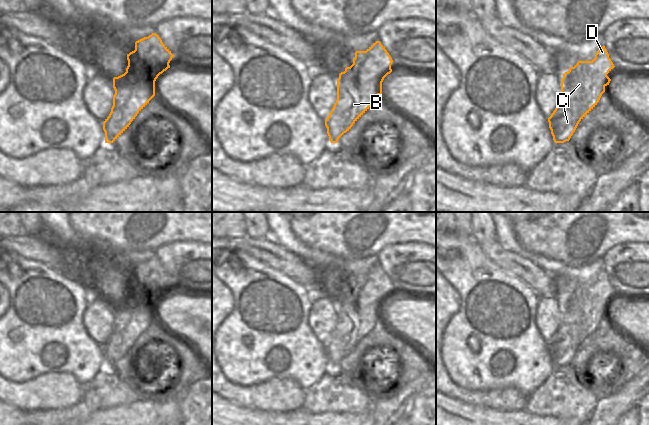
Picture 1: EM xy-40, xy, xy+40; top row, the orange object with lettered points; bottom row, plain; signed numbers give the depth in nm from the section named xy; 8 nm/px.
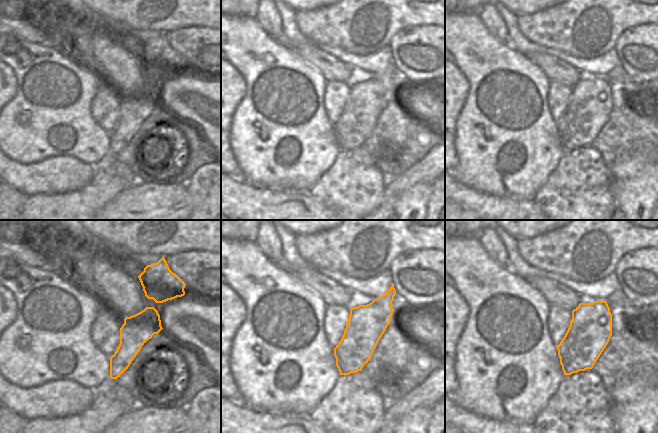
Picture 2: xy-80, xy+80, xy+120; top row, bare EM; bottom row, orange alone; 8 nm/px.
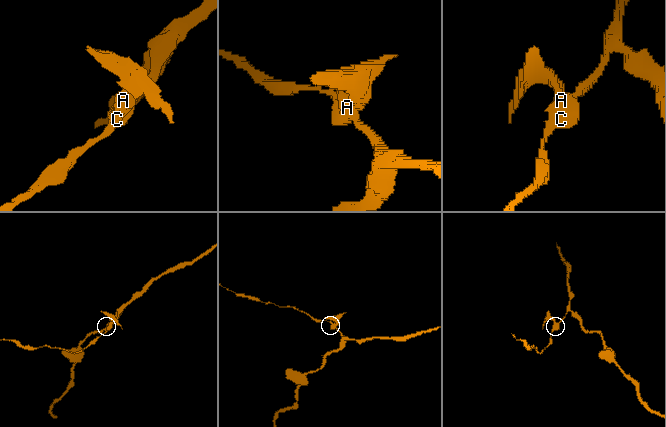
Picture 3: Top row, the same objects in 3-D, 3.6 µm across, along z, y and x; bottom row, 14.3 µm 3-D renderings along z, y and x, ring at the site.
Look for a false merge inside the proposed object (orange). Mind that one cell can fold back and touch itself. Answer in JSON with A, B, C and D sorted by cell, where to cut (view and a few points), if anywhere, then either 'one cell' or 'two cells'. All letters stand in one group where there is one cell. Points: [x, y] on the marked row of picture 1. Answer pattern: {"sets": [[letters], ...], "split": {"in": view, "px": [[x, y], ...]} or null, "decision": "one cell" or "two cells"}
{"sets": [["A", "B", "C"], ["D"]], "split": {"in": "xy+40", "px": [[577, 62], [583, 74], [602, 72], [603, 92]]}, "decision": "two cells"}

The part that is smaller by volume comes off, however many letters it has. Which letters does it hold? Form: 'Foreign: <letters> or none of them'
Foreign: D

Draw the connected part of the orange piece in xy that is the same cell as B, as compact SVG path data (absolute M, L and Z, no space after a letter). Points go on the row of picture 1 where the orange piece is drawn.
M354 63L339 74L337 100L325 120L331 143L337 143L373 105L375 98L382 94L383 80L378 72L366 73L364 69L356 69Z

